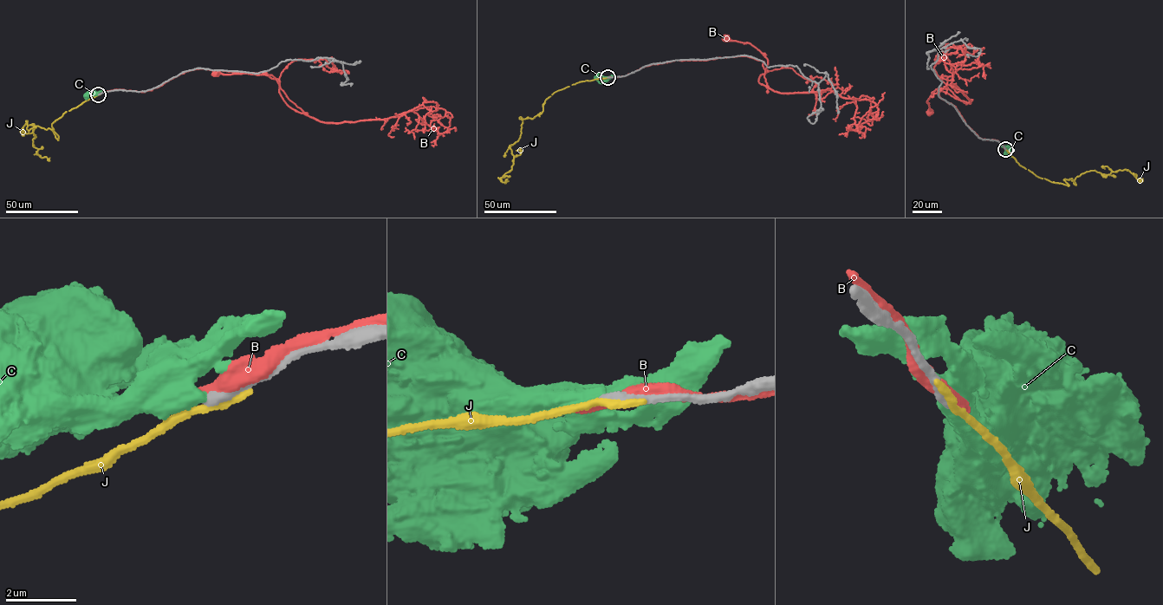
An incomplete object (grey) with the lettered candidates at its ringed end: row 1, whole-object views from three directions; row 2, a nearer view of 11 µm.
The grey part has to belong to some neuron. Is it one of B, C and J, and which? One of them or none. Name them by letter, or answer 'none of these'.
none of these

